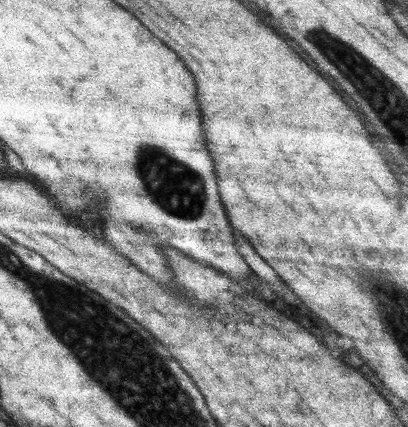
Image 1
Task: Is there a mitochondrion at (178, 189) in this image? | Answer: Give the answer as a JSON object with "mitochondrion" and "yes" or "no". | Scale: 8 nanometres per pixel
{"mitochondrion":"yes"}

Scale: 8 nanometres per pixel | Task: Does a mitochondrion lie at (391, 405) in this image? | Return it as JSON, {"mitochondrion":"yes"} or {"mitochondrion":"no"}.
{"mitochondrion":"no"}

